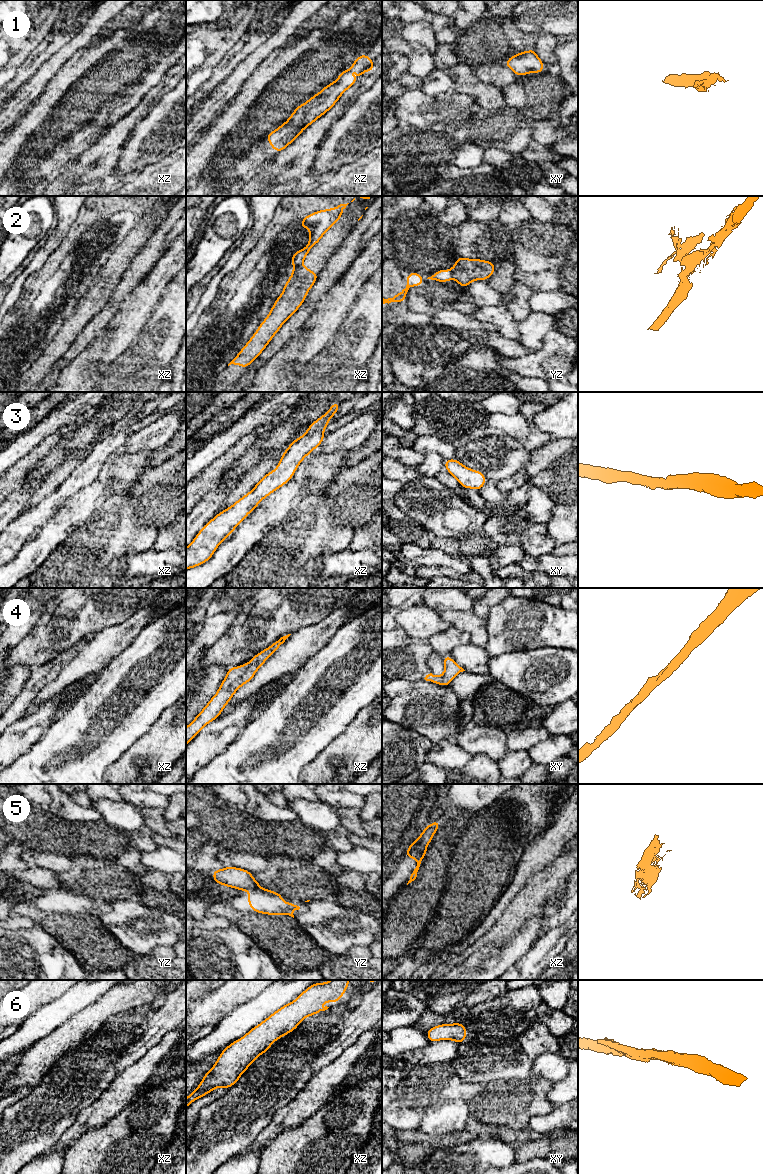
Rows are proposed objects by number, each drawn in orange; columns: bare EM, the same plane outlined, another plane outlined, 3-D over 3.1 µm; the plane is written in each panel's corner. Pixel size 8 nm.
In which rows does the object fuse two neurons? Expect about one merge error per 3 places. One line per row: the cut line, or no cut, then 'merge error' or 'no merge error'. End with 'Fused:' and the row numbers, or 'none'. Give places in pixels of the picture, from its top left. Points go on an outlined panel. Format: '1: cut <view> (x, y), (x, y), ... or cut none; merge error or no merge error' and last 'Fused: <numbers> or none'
1: cut none; no merge error
2: cut xz (299, 264), (293, 271); merge error
3: cut none; no merge error
4: cut none; no merge error
5: cut xz (425, 846), (417, 861); merge error
6: cut none; no merge error
Fused: 2, 5

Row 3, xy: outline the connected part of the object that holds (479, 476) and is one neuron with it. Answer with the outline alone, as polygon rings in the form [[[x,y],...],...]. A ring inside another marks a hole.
[[[447,459],[444,463],[447,471],[454,476],[460,485],[466,489],[479,490],[485,485],[485,474],[464,466],[456,459]]]

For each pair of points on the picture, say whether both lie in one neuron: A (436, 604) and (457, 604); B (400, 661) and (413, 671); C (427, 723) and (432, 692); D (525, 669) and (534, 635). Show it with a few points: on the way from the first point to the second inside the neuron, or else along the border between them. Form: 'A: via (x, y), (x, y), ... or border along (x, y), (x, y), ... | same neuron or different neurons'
A: via (441, 604), (452, 604) | same neuron
B: via (403, 662), (410, 668) | same neuron
C: via (432, 715), (432, 700) | same neuron
D: border along (553, 646), (515, 650), (507, 653) | different neurons

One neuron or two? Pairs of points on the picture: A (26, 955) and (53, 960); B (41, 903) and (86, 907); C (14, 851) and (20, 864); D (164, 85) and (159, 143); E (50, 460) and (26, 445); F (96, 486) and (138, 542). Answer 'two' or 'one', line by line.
A: one
B: one
C: one
D: two
E: two
F: two

